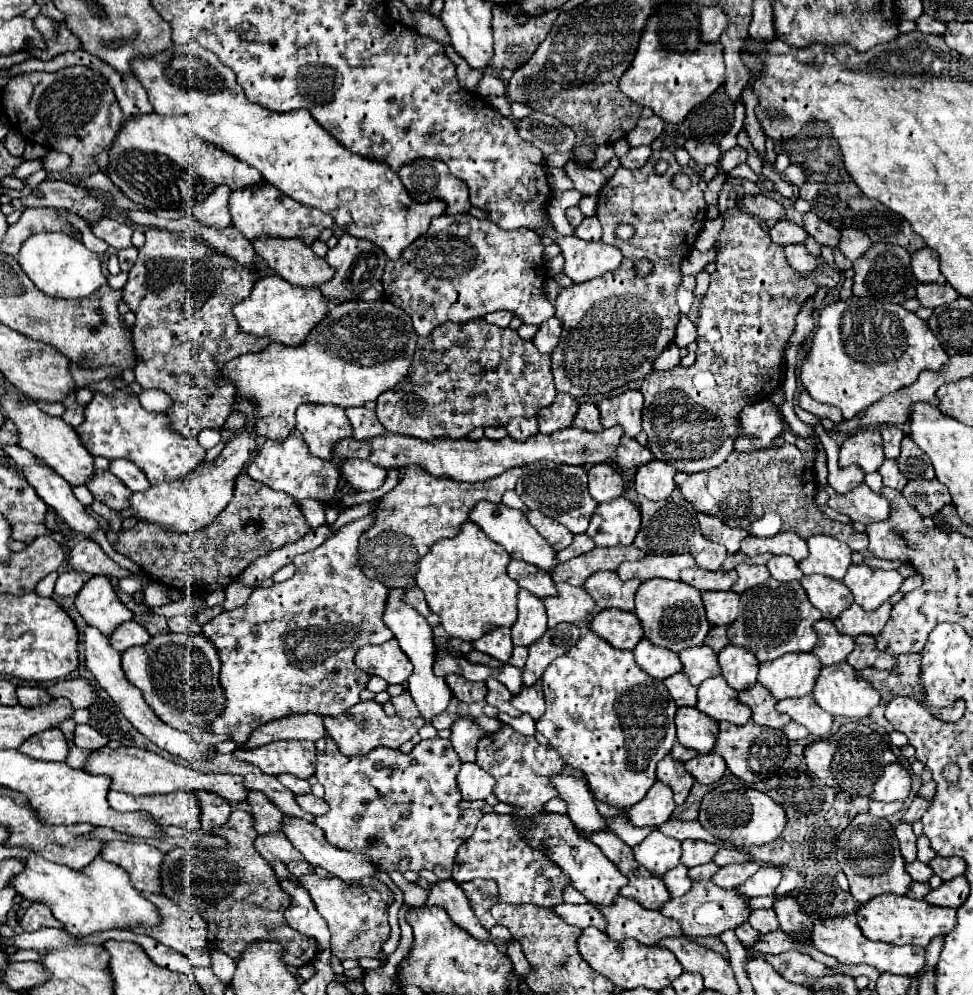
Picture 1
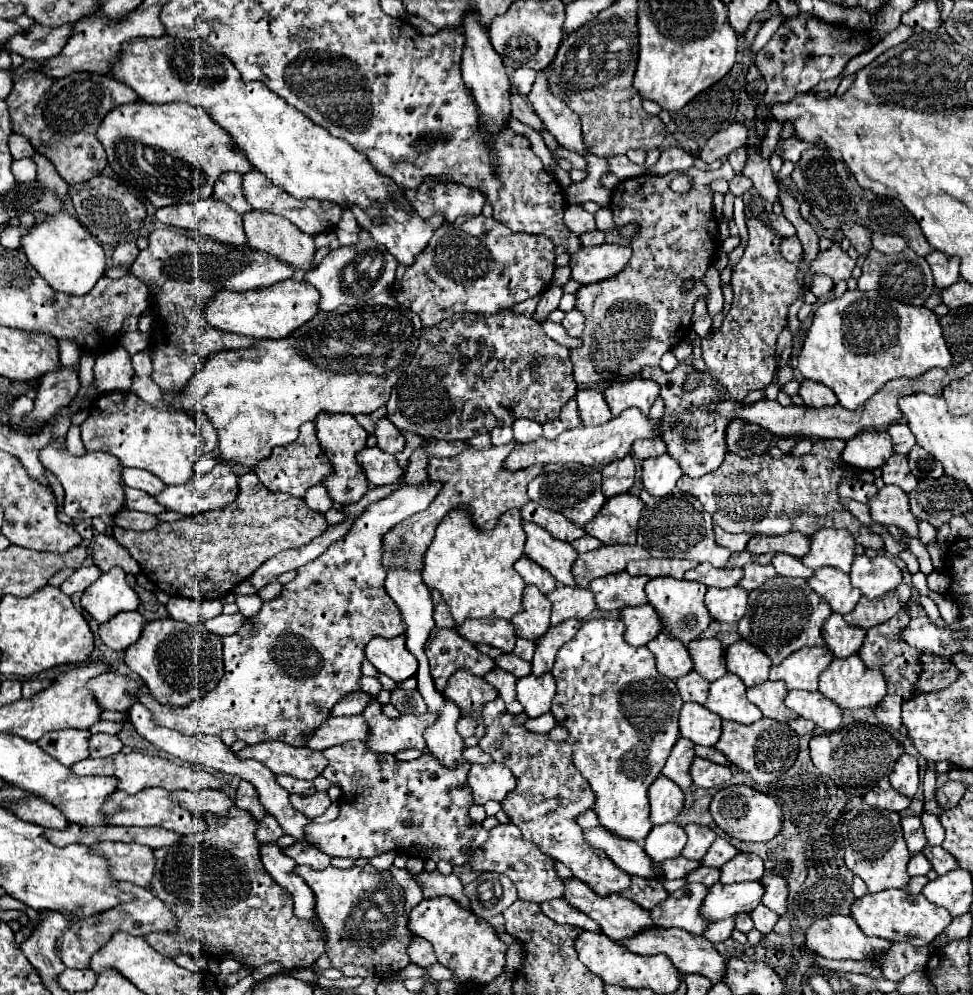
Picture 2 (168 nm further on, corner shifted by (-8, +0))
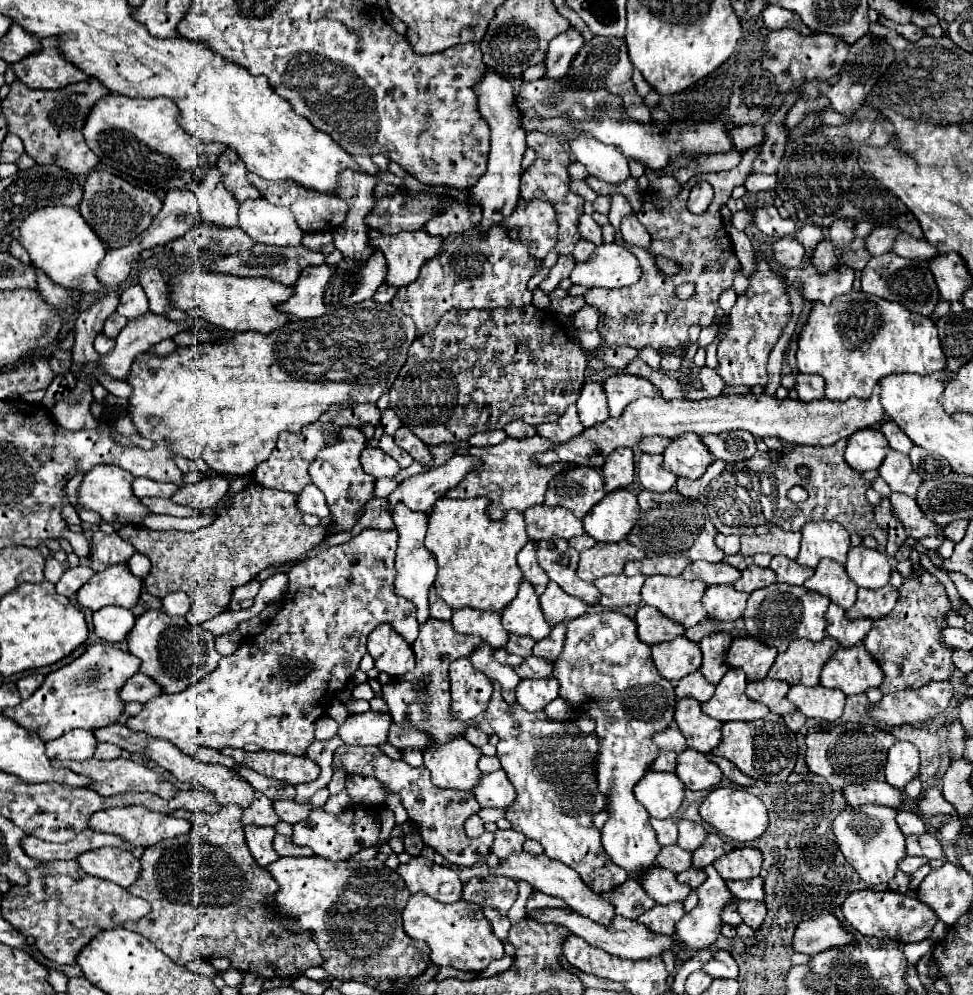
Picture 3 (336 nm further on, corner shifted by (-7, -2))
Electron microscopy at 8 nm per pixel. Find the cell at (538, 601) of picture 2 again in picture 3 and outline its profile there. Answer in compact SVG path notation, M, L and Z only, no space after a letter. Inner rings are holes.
M529 582L521 584L517 598L509 604L509 608L505 608L505 612L501 612L501 620L507 632L529 636L533 640L543 640L551 632L539 604L539 596Z

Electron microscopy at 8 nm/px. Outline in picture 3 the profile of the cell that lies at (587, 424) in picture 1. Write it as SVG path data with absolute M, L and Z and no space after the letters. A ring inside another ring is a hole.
M597 382L583 384L577 398L577 410L583 426L595 426L599 422L605 422L609 418L609 412L607 412L607 398L603 386Z

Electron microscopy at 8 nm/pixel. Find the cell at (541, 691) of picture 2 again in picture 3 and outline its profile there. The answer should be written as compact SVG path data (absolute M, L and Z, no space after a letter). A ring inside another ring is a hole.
M553 676L541 680L521 680L517 686L517 702L527 712L539 712L557 698L557 688L559 682Z

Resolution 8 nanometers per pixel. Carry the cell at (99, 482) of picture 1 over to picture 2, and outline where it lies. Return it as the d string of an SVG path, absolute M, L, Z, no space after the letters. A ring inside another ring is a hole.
M126 486L126 508L130 510L138 510L138 512L148 512L148 514L162 514L166 512L166 508L162 504L158 504L158 500L142 490L134 490Z

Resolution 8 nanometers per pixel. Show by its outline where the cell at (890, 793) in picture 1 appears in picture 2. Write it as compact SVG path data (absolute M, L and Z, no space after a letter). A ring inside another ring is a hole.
M902 754L890 774L892 788L906 794L908 798L914 798L918 782L918 760L910 754Z

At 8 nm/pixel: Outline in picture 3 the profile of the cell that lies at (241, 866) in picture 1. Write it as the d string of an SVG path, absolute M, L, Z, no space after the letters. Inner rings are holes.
M229 804L223 806L217 814L183 814L183 810L177 810L171 815L187 818L193 824L193 830L187 836L175 836L145 848L141 856L141 876L127 890L139 898L149 900L153 912L145 916L145 920L125 924L125 928L147 938L155 948L159 948L163 954L167 954L173 962L181 966L191 960L209 960L223 956L231 960L235 970L257 974L261 978L295 978L311 966L321 966L323 958L319 954L317 944L311 940L311 934L293 932L285 928L285 918L277 916L275 910L267 904L267 898L273 896L279 886L273 880L271 872L267 868L261 868L253 860L247 848L241 822L243 808L237 804Z

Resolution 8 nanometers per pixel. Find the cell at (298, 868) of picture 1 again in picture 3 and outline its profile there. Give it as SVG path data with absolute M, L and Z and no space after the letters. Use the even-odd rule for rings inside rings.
M277 834L275 840L273 840L273 848L279 856L313 856L315 852L311 848L305 848L305 846L297 846L293 844L291 838L287 836L281 836Z

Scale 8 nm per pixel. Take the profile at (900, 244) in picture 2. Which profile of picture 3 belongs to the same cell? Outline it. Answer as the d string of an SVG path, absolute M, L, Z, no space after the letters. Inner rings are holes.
M899 234L893 242L893 252L903 258L919 258L919 260L929 260L937 256L937 250L927 240L917 240L911 234Z

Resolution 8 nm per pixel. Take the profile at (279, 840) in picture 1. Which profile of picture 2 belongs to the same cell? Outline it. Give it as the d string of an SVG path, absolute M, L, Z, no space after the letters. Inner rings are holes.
M266 814L262 818L262 822L258 822L256 838L260 842L276 842L282 834L284 834L284 830L282 830L282 826L278 826L278 822L276 822L276 818L272 814Z

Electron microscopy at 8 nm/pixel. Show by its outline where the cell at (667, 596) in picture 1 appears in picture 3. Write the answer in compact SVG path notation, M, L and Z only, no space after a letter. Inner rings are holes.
M649 576L641 588L643 602L661 610L667 618L681 624L685 630L707 618L701 604L707 584L701 580L687 582L683 578L669 576Z

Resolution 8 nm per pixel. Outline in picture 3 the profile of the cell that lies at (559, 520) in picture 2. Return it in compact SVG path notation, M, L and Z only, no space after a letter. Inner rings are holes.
M539 504L527 508L523 516L531 540L571 540L573 536L583 534L583 522L565 508L551 508Z

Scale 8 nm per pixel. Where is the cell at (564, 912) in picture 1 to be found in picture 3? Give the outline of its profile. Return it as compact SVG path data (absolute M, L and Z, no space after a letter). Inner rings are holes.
M533 892L527 900L527 912L537 912L537 910L547 910L547 908L563 908L567 910L567 904L563 900L557 900L553 896L545 896L543 892Z

